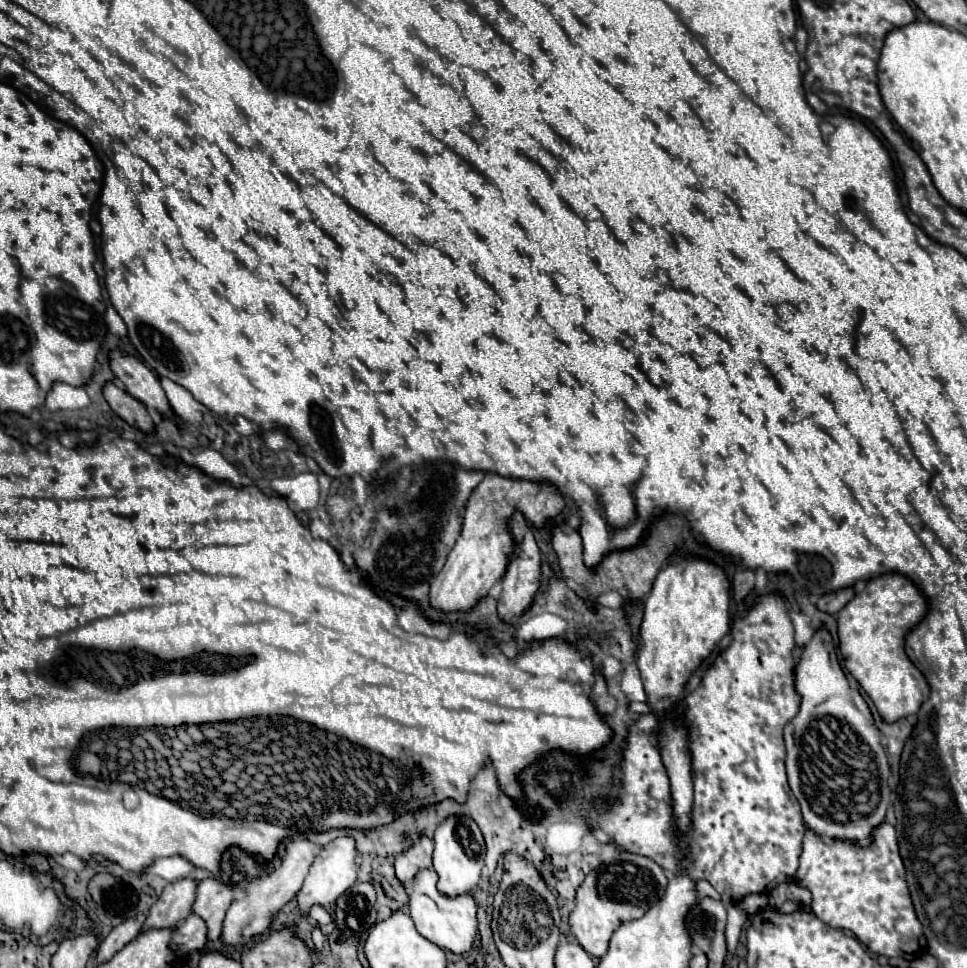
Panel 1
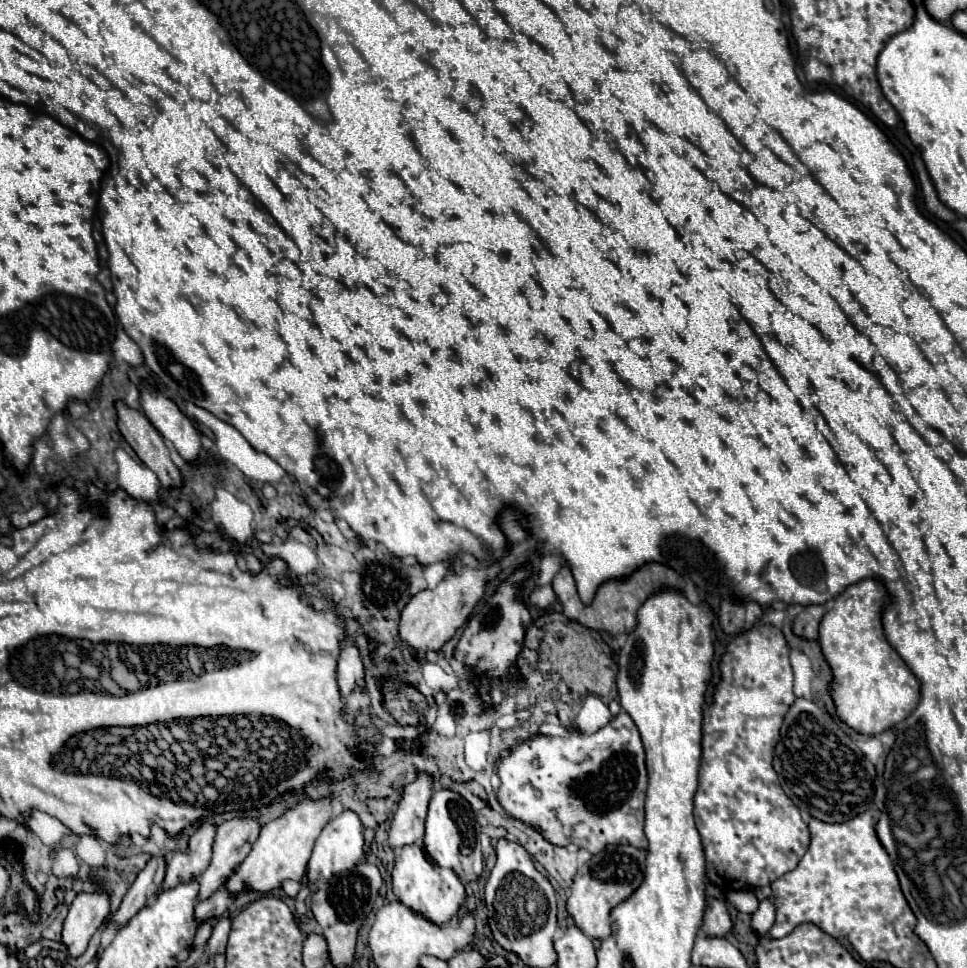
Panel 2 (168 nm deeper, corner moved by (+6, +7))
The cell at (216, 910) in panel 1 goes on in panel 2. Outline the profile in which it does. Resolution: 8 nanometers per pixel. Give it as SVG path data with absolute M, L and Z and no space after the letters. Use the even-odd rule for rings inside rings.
M234 817L218 827L210 865L198 879L200 899L212 895L212 891L216 891L228 879L228 875L232 875L234 867L246 859L260 835L260 827L262 825L256 817Z

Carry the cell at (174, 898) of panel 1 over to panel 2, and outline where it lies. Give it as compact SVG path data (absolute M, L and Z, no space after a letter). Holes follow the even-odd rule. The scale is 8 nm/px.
M202 823L198 831L188 839L186 851L172 853L172 857L168 859L168 869L162 889L170 889L182 881L198 877L204 871L204 867L208 867L214 835L216 835L216 825Z

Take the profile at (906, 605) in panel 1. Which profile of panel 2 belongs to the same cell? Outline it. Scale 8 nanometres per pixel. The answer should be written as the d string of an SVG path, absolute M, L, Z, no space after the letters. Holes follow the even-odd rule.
M864 579L856 585L850 585L844 593L840 593L830 605L820 623L818 643L826 663L832 669L832 683L828 693L834 701L836 715L844 721L850 729L864 733L864 735L878 735L896 727L896 723L904 721L920 701L920 683L908 669L908 665L900 659L900 655L890 647L882 631L882 609L888 603L886 589L876 583L874 579Z

